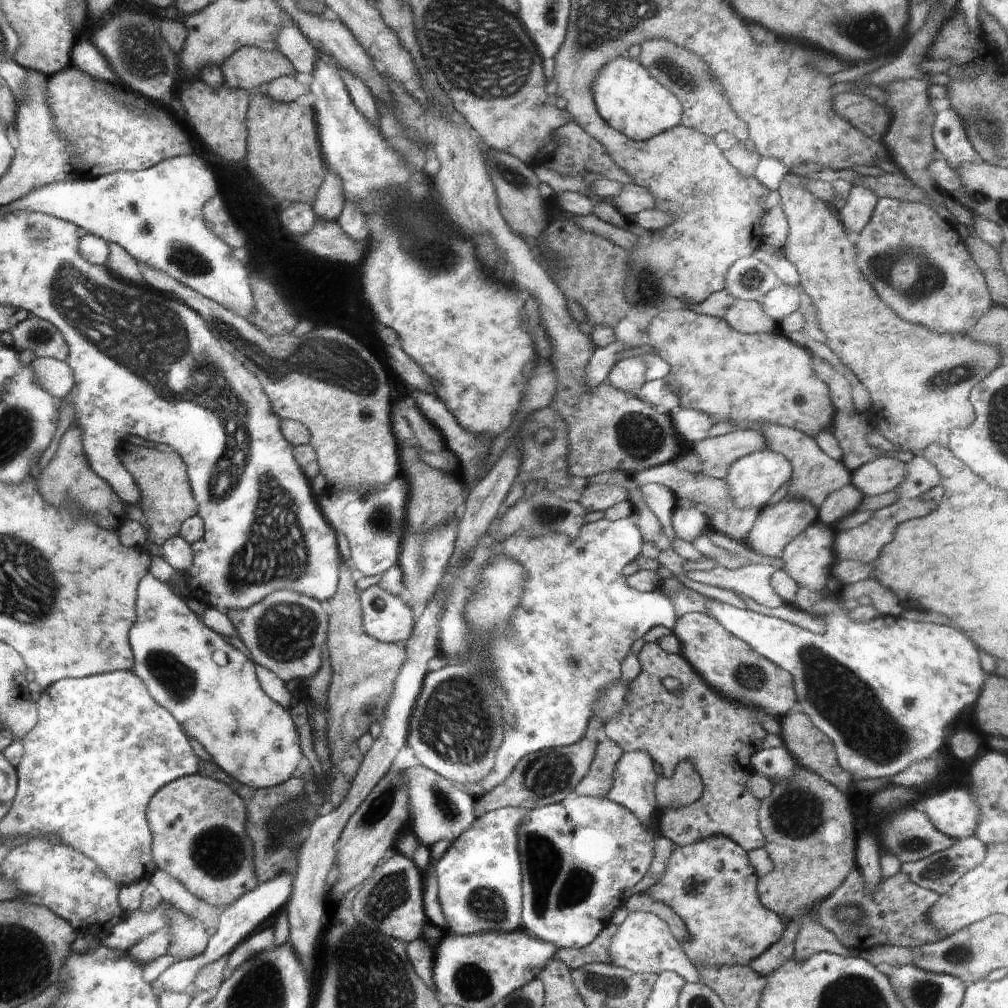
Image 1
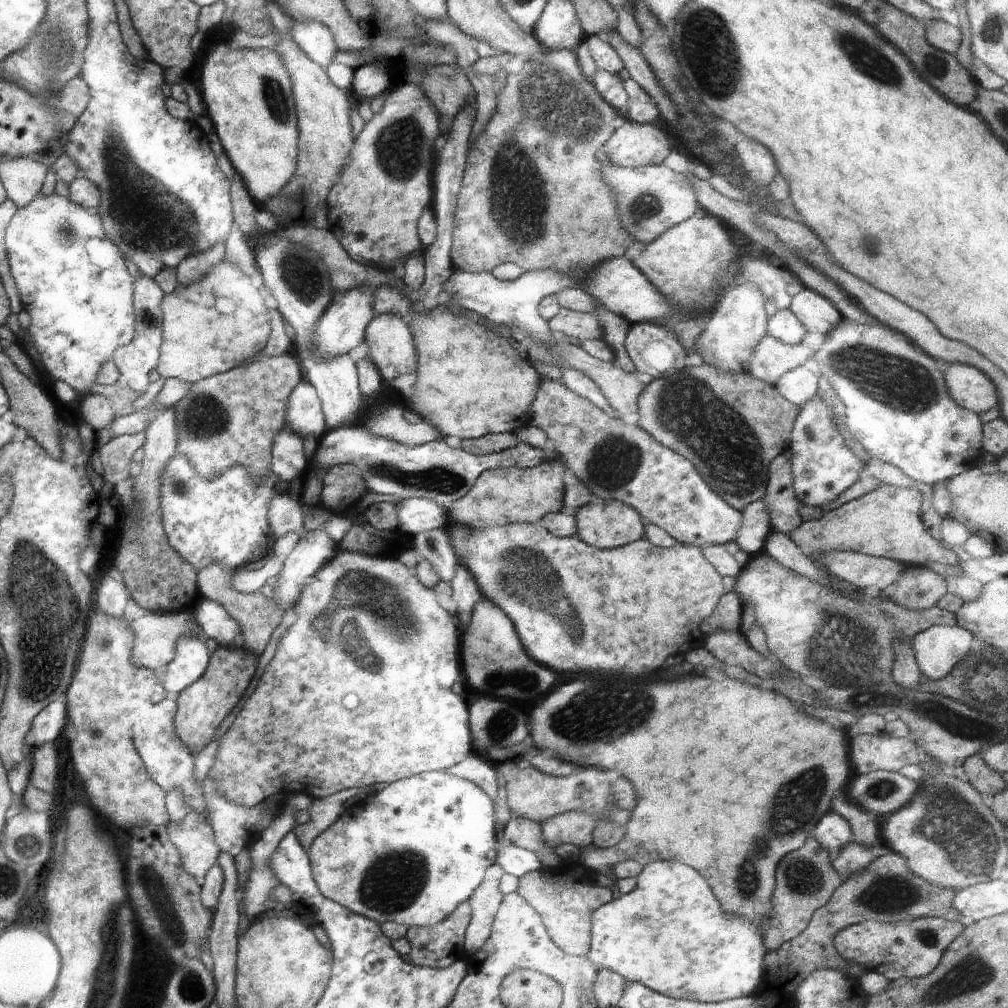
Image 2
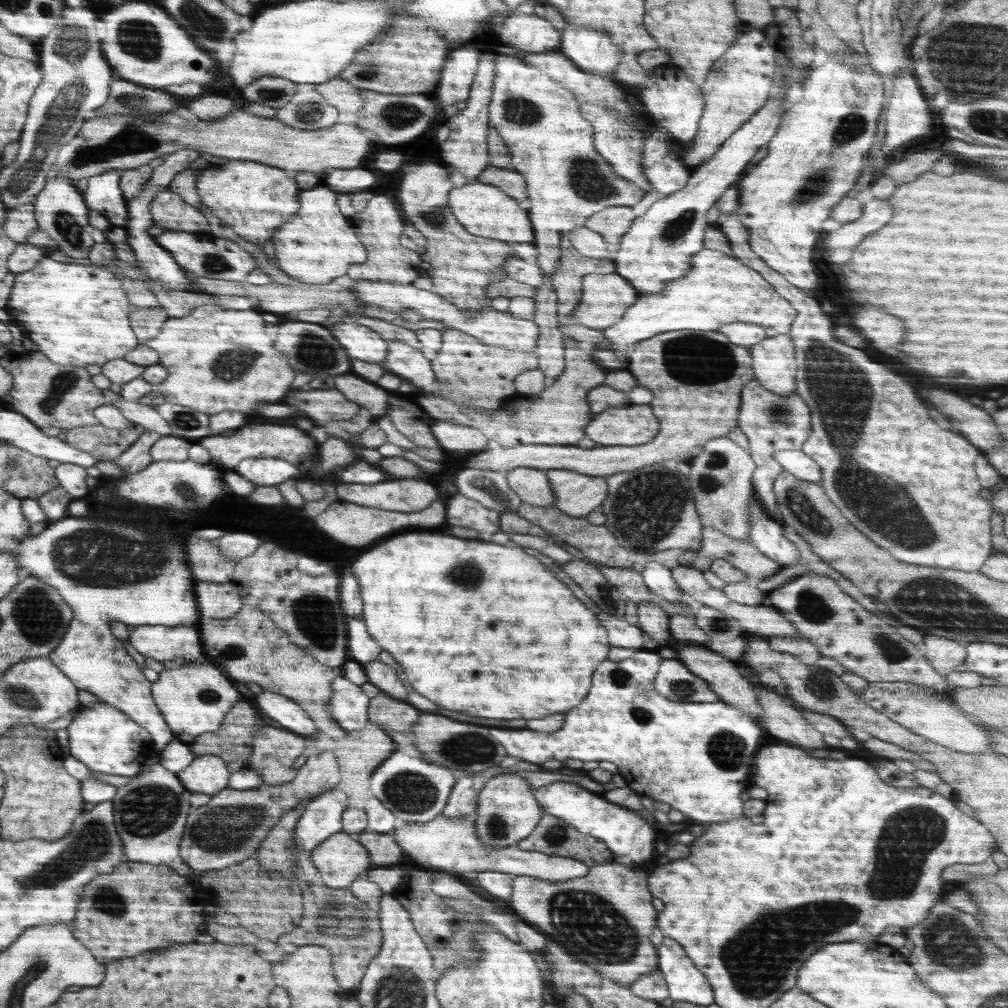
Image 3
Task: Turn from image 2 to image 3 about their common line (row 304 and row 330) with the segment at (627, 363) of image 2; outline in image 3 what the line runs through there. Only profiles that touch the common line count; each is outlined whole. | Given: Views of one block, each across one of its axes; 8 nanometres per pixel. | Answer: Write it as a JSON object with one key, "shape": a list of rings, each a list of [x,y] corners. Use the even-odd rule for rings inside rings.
{"shape":[[[588,274],[583,276],[581,287],[581,302],[573,312],[575,322],[600,331],[618,322],[638,294],[618,274]]]}

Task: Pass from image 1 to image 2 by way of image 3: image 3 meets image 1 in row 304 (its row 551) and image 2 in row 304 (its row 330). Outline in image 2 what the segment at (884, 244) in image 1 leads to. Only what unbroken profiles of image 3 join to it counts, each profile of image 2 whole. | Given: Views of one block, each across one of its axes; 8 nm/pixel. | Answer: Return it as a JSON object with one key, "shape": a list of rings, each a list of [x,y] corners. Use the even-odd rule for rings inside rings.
{"shape":[[[808,288],[792,296],[790,310],[794,312],[794,316],[800,320],[800,324],[806,328],[810,336],[822,334],[826,338],[828,332],[832,332],[842,320],[840,312],[824,296]]]}

